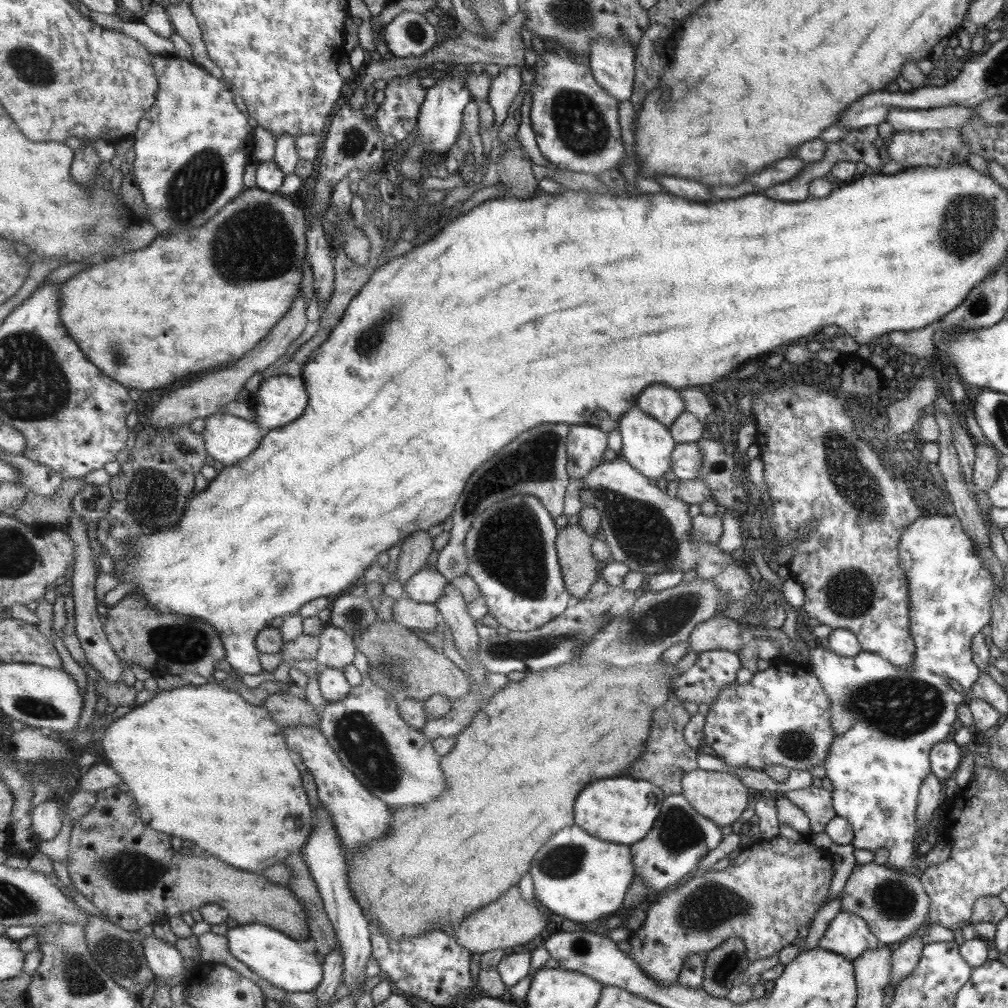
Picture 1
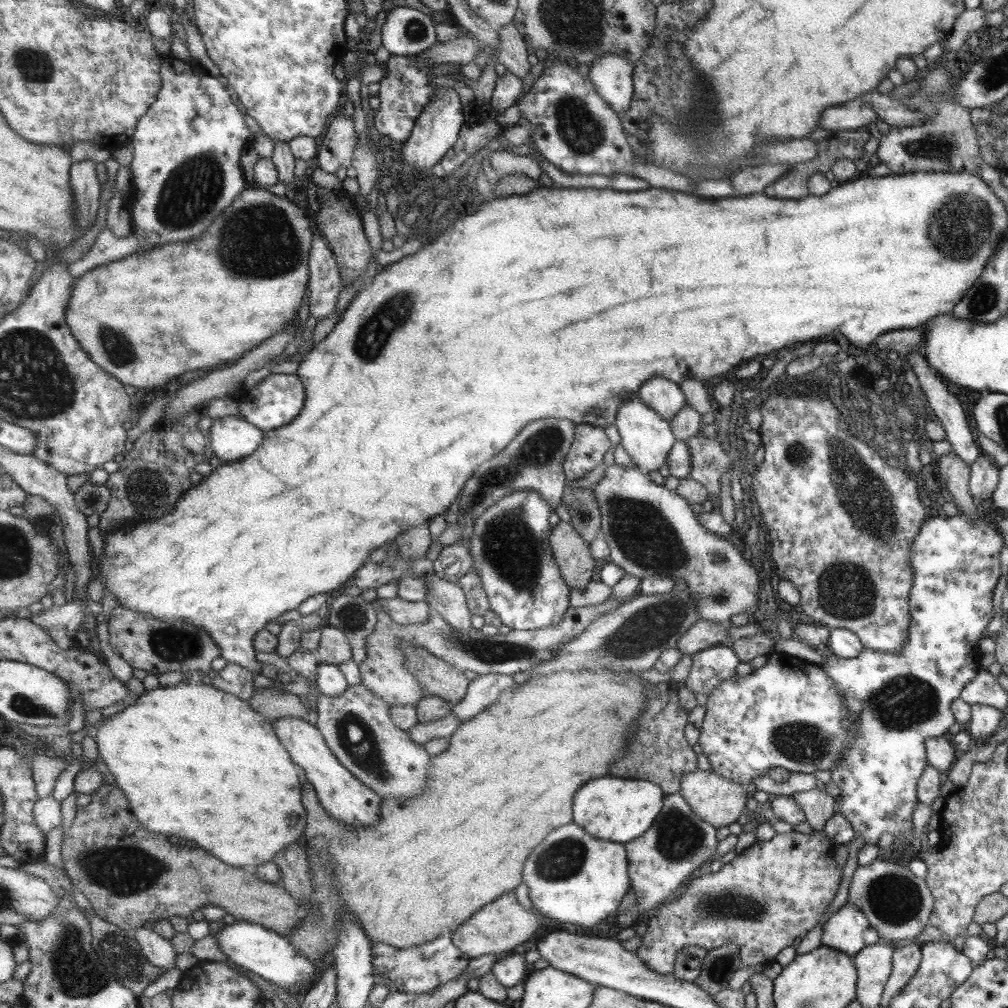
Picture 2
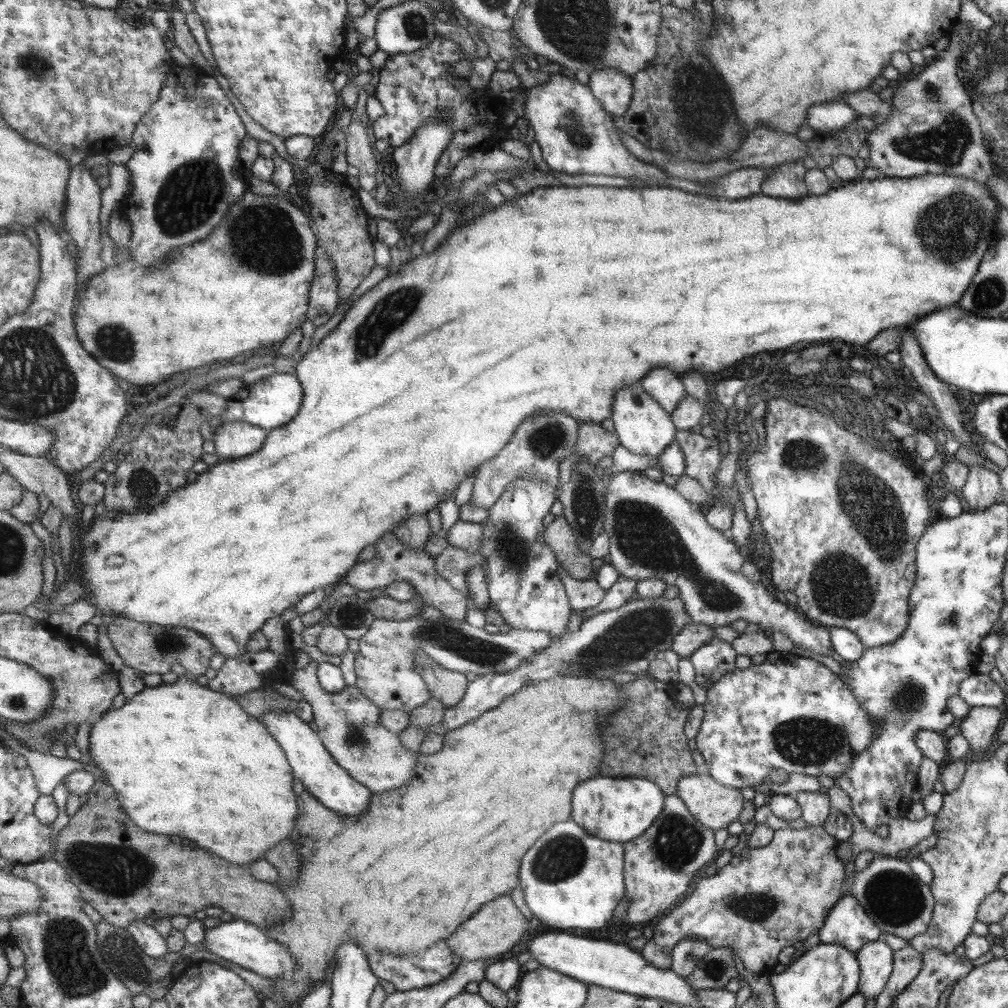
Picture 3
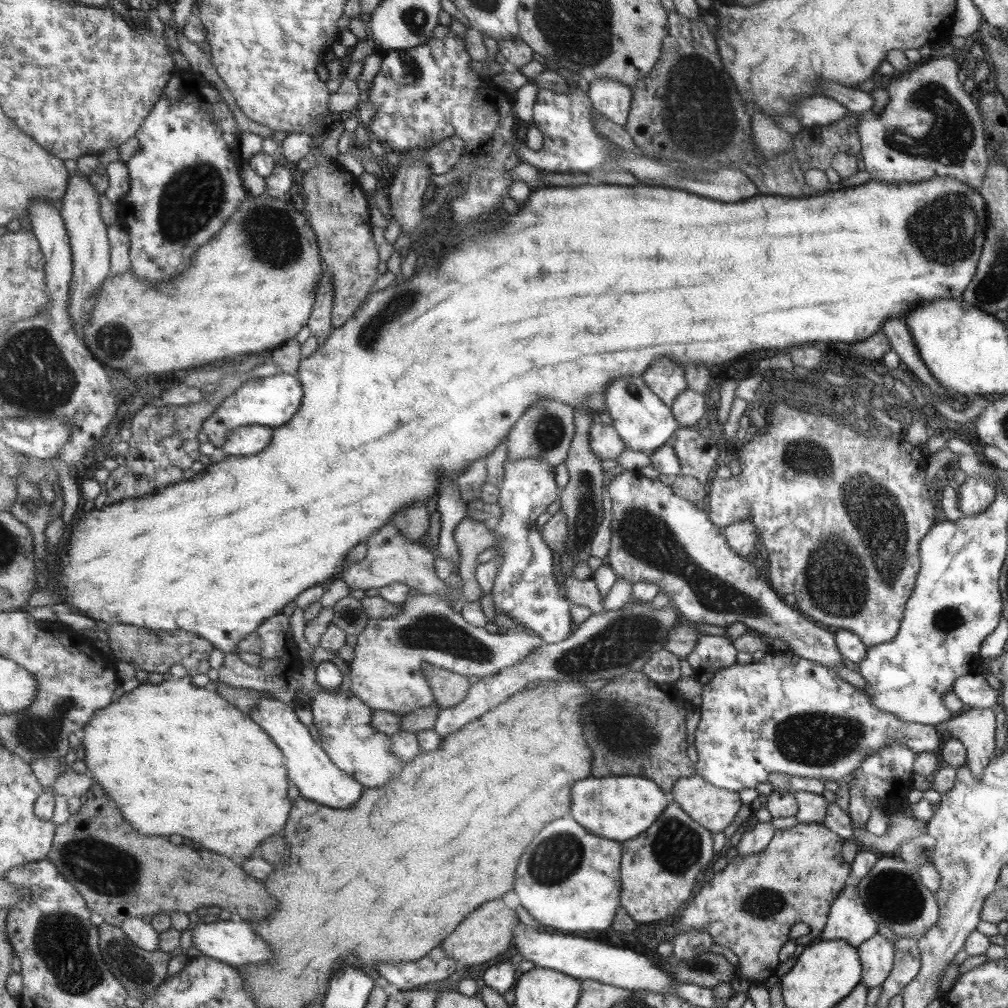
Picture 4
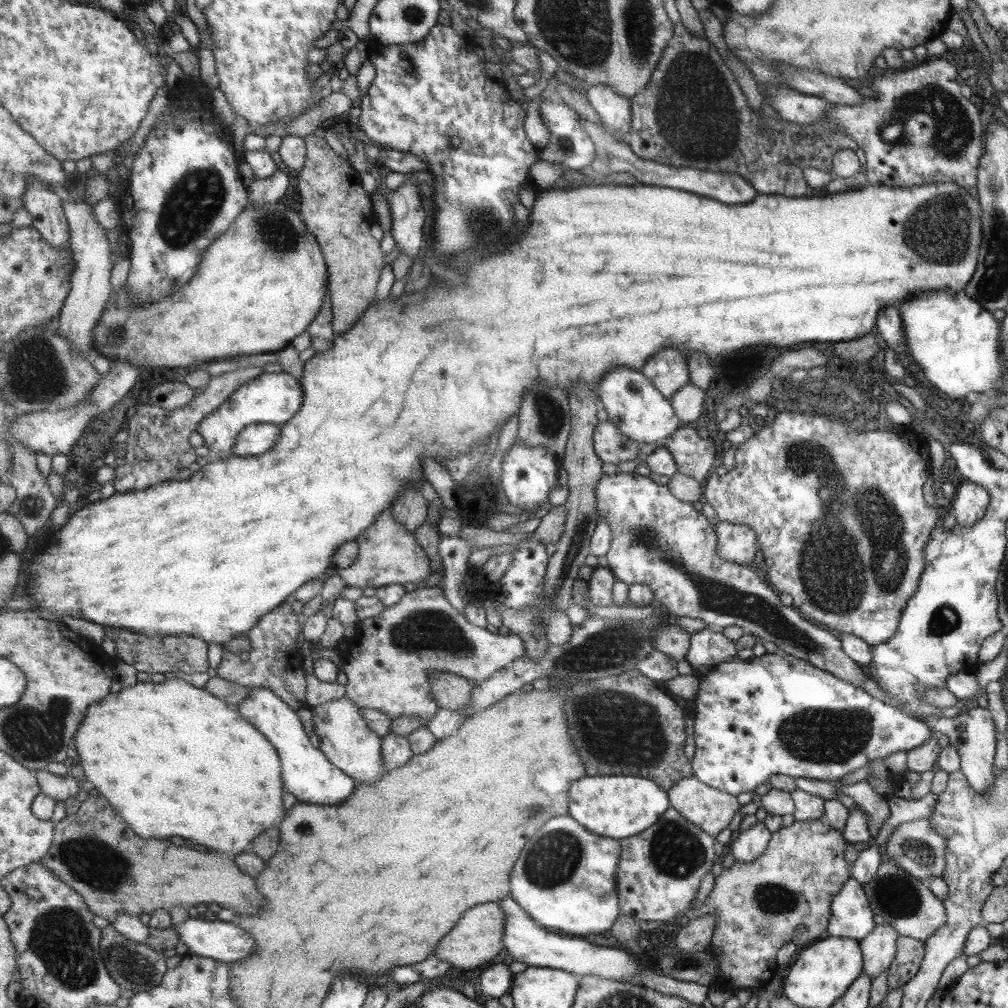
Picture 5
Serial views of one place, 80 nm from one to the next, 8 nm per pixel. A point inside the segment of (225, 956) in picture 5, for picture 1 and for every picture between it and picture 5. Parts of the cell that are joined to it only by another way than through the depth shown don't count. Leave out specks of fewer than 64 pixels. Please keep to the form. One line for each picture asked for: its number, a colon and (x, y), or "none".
1: (278, 958)
2: (267, 953)
3: (241, 942)
4: (235, 942)

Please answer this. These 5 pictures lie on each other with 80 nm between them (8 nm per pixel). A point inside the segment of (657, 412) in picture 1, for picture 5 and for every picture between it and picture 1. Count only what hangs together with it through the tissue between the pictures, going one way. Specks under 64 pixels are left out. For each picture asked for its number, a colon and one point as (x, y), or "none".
2: (665, 396)
3: (666, 388)
4: (667, 380)
5: (667, 370)

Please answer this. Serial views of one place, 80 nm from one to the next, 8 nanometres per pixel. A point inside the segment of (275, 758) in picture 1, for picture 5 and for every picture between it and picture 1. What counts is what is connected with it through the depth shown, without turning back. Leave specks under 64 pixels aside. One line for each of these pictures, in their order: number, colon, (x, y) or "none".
2: (192, 759)
3: (184, 759)
4: (230, 791)
5: (175, 760)

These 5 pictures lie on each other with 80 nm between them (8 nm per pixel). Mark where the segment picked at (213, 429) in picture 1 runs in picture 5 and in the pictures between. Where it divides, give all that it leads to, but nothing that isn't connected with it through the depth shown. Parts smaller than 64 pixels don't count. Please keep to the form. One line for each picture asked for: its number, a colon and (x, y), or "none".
2: (232, 438)
3: (234, 440)
4: (250, 440)
5: (257, 439)

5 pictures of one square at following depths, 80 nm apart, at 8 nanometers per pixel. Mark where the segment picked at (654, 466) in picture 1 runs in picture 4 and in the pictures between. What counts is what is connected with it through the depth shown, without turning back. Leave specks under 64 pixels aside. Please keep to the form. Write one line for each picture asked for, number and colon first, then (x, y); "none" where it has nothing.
2: (647, 438)
3: (642, 427)
4: (640, 418)

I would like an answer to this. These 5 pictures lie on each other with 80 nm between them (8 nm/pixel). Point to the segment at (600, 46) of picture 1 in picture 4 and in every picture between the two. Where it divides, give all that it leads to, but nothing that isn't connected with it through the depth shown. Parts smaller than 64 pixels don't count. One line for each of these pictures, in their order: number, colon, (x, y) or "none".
2: (612, 76)
3: (614, 91)
4: (610, 98)

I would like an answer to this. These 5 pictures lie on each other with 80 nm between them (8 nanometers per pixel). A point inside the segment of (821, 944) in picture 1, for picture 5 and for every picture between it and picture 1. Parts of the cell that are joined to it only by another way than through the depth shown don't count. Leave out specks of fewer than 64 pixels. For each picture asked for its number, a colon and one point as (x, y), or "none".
2: (847, 929)
3: (847, 925)
4: (848, 919)
5: (851, 916)

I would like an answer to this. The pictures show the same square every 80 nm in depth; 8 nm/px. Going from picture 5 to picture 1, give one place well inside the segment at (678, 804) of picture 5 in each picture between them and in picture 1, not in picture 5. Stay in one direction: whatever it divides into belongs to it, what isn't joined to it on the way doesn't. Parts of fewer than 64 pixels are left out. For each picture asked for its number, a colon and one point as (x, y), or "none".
1: (718, 796)
2: (715, 800)
3: (713, 805)
4: (713, 808)

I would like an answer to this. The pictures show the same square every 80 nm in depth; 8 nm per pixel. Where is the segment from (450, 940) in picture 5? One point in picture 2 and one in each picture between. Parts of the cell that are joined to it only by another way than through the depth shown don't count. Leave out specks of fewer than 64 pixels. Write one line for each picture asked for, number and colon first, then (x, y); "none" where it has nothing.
2: (498, 926)
3: (497, 925)
4: (486, 932)

